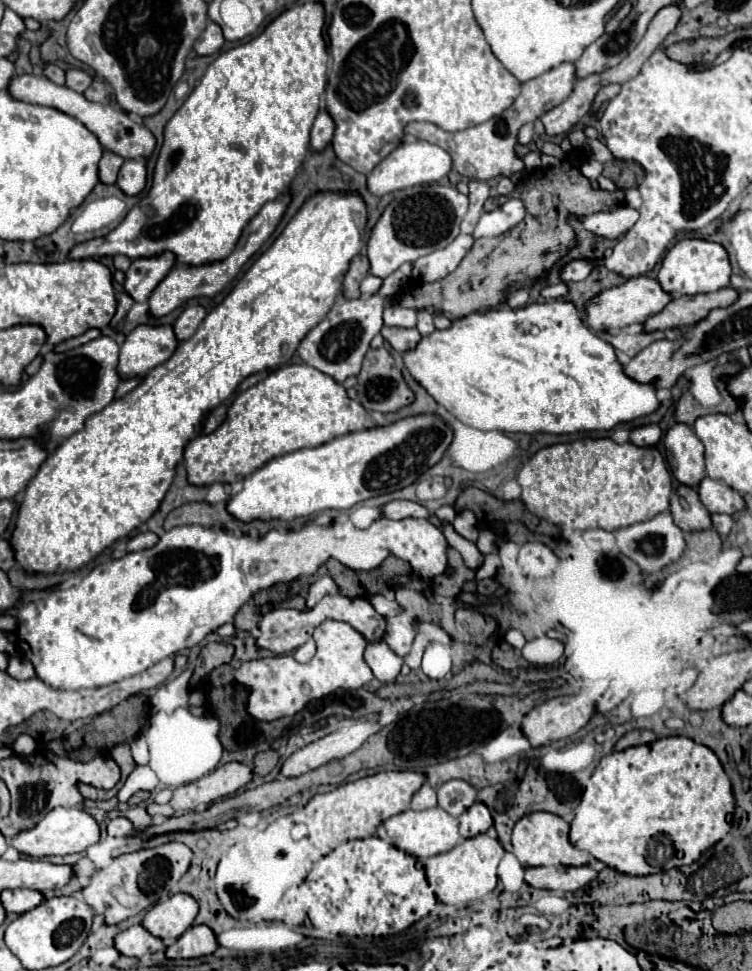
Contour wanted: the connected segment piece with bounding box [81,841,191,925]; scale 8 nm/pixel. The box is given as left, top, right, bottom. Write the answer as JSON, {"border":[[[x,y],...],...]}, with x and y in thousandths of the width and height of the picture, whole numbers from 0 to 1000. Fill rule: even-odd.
{"border":[[[217,868],[203,874],[188,874],[172,881],[153,883],[148,891],[126,897],[118,911],[108,916],[113,930],[124,936],[124,942],[137,942],[140,953],[156,953],[203,930],[222,926],[227,913],[246,901],[254,889],[254,876],[243,868]]]}

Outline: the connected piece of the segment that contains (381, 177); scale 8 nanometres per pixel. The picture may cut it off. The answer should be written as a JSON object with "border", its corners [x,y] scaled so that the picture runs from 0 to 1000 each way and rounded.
{"border":[[[539,145],[533,147],[515,164],[509,164],[491,180],[488,180],[488,195],[491,199],[507,203],[523,197],[531,197],[536,193],[549,193],[560,188],[576,188],[589,184],[600,176],[600,162],[592,153],[584,149],[573,149],[568,145]]]}

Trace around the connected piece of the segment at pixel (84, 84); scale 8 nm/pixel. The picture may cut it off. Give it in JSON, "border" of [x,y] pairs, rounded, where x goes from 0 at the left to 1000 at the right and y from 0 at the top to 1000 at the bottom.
{"border":[[[89,71],[86,88],[102,96],[110,96],[121,88],[121,79],[108,71]]]}

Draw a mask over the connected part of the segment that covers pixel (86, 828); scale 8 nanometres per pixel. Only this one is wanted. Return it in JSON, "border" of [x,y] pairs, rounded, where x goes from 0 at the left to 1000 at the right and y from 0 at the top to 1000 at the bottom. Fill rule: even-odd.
{"border":[[[76,831],[68,837],[63,837],[44,854],[36,856],[25,856],[25,860],[17,862],[17,872],[39,883],[65,883],[65,881],[94,881],[94,878],[108,878],[113,874],[118,874],[121,870],[126,870],[132,866],[132,850],[129,846],[102,833],[86,833],[86,831]]]}

